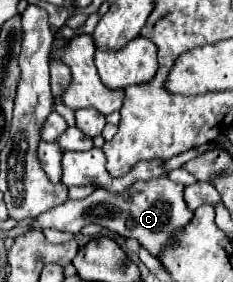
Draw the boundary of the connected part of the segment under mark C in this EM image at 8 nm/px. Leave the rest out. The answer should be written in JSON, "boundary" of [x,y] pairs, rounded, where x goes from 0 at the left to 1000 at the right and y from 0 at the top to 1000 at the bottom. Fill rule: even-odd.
{"boundary":[[[682,628],[648,642],[588,642],[528,684],[476,684],[451,670],[416,670],[356,713],[313,713],[313,720],[270,720],[245,727],[185,762],[167,762],[124,805],[133,812],[253,812],[253,819],[296,819],[296,826],[339,826],[365,798],[416,791],[485,826],[511,826],[528,840],[571,840],[588,848],[614,876],[639,883],[657,911],[674,911],[674,890],[708,869],[734,862],[734,833],[760,805],[785,805],[785,791],[811,791],[828,777],[828,748],[803,734],[785,706],[785,670],[768,649],[742,649],[725,628]]]}

